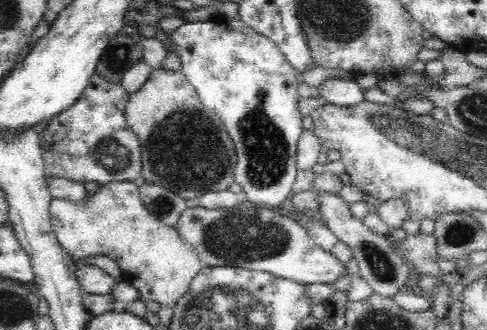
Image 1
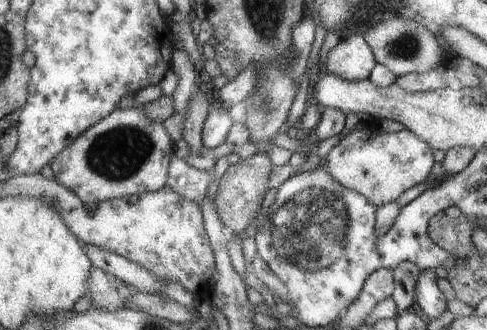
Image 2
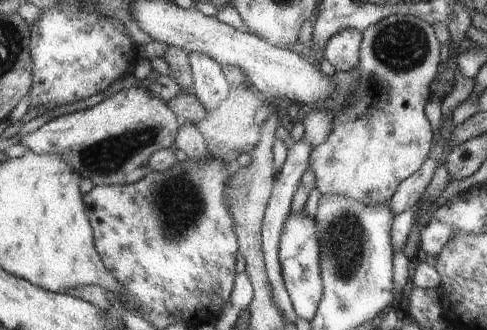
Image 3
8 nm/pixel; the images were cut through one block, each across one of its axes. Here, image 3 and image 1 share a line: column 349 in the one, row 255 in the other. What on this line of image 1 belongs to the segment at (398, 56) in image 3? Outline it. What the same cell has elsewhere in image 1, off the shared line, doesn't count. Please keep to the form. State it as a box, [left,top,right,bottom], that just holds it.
[50,182,204,308]

